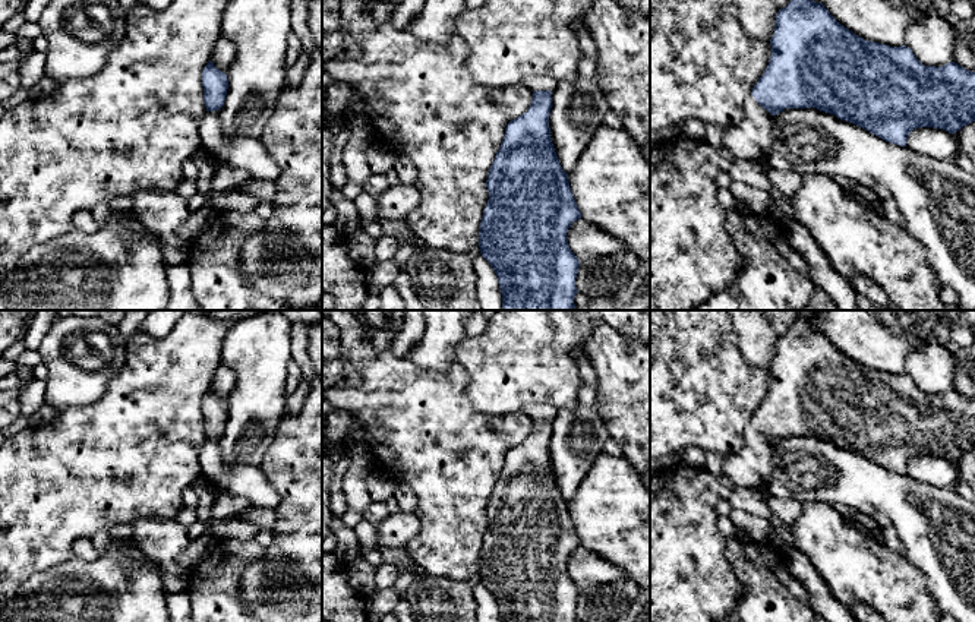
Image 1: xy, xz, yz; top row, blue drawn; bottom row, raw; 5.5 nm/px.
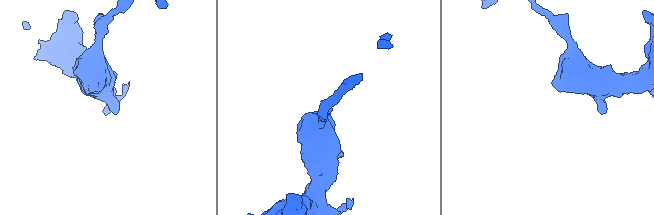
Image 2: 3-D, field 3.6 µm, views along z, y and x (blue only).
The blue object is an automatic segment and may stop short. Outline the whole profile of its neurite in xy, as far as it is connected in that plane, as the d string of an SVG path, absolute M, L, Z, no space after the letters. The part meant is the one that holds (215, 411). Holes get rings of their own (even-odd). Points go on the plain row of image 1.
M211 388L202 398L202 414L206 435L199 454L202 476L218 492L243 496L258 508L277 509L281 499L261 467L227 464L223 460L220 438L225 429L228 407Z

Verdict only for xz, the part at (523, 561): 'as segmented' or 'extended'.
extended

